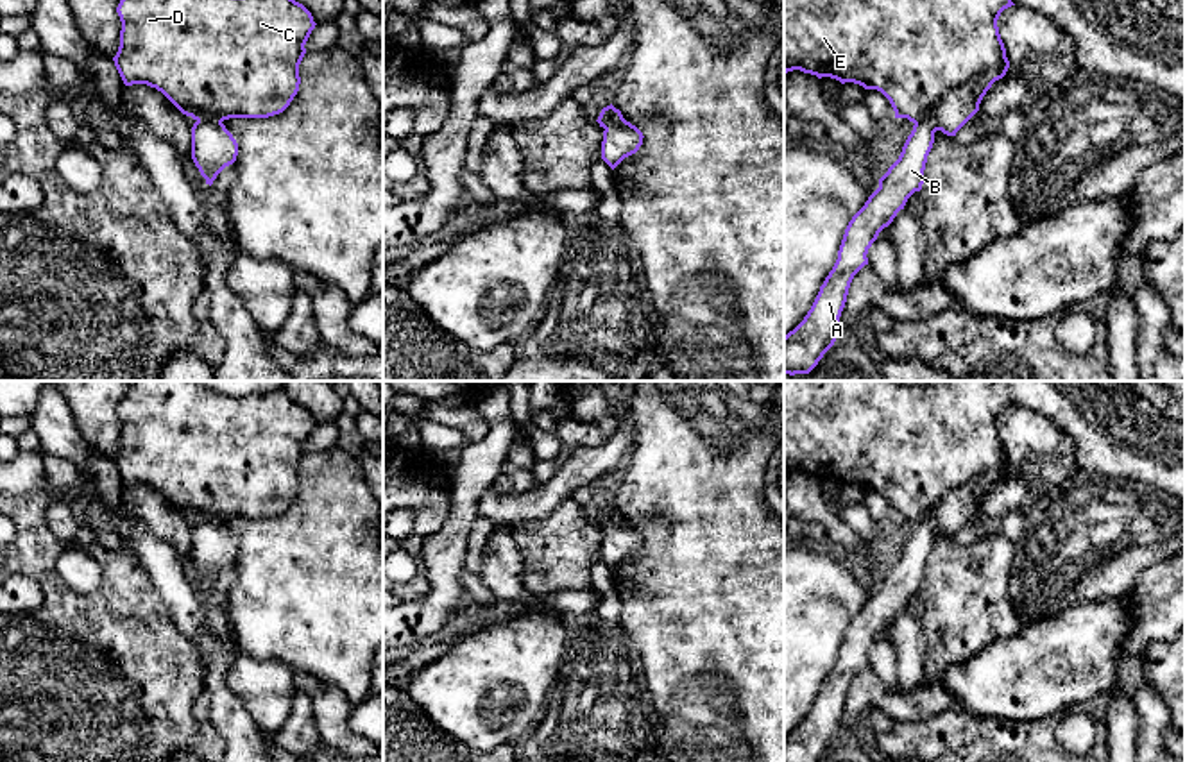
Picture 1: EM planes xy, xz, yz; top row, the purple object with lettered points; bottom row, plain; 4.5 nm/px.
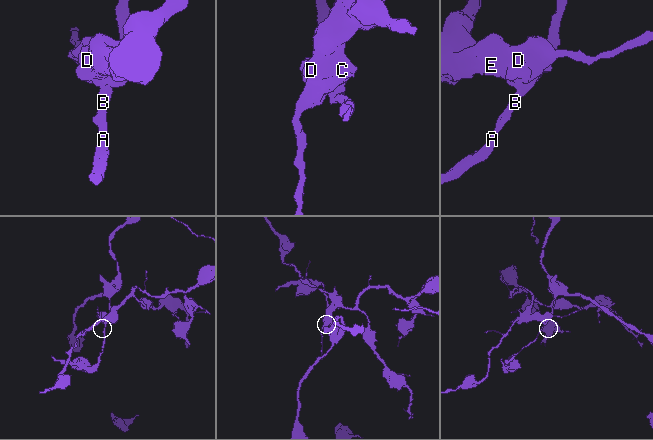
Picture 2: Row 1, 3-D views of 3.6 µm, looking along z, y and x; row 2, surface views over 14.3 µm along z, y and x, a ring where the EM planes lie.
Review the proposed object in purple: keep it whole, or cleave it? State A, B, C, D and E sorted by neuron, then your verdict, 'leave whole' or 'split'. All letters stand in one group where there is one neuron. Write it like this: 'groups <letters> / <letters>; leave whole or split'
groups A B / C D E; split

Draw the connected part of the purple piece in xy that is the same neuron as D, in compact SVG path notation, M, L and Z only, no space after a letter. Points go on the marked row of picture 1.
M120 0L116 13L122 21L120 47L113 57L125 86L147 84L161 91L183 114L193 120L224 122L229 118L269 118L283 113L299 91L299 64L306 41L315 29L311 13L295 0Z

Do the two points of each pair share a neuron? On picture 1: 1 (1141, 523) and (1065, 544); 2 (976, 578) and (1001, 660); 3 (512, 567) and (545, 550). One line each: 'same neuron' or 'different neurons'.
1: same neuron
2: different neurons
3: different neurons

